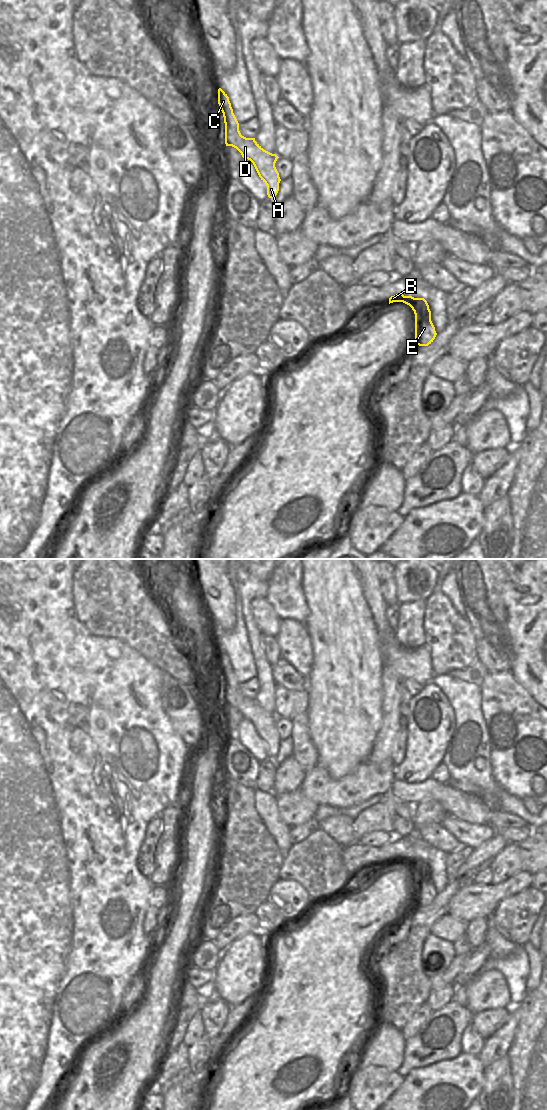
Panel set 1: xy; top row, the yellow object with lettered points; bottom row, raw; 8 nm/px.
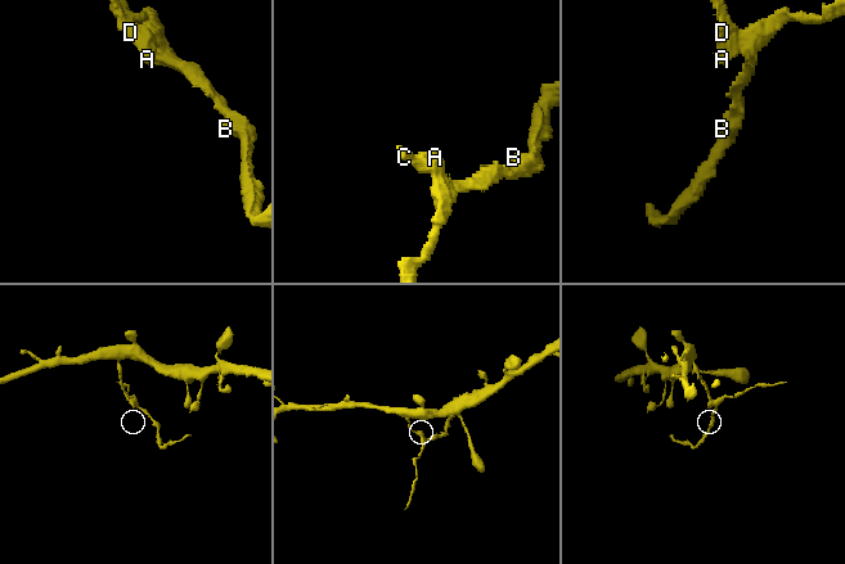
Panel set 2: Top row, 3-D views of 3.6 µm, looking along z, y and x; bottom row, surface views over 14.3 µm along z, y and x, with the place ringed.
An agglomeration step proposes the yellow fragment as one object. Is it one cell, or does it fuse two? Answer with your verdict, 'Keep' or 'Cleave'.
Cleave

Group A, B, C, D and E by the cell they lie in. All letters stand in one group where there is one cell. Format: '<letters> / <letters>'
A B D E / C

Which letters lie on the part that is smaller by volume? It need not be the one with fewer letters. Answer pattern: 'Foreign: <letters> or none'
Foreign: A, B, D, E

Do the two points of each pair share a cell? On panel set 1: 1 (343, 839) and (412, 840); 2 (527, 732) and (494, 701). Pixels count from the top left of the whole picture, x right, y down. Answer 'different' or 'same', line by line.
1: different
2: same

